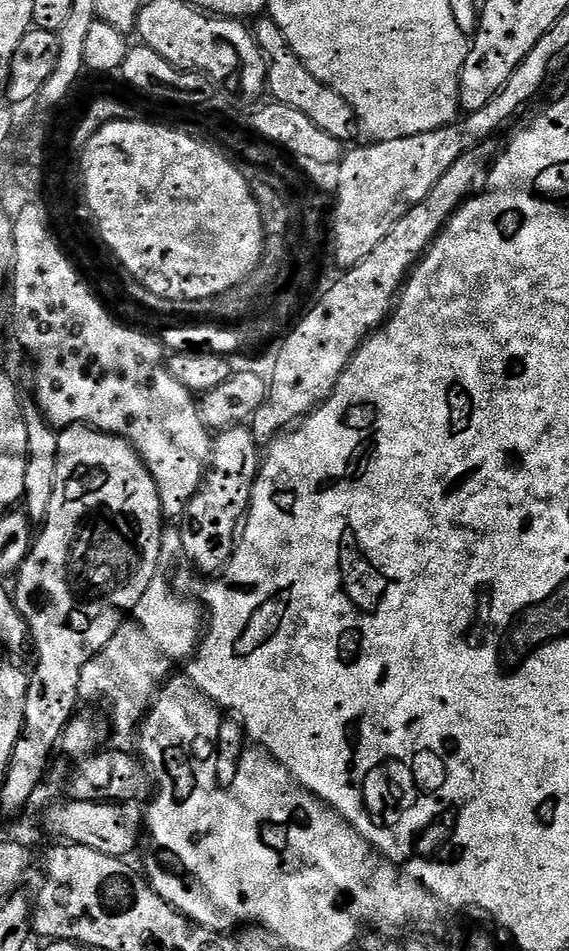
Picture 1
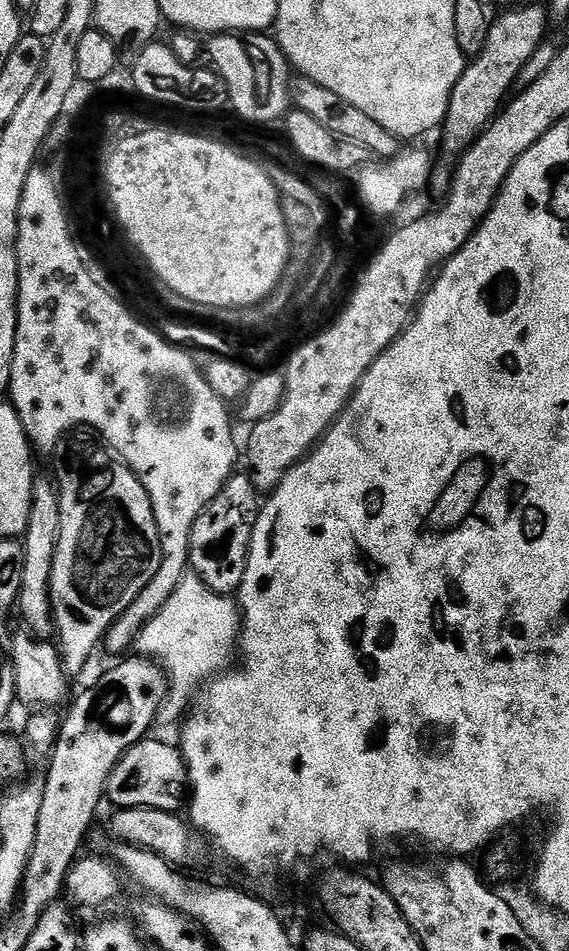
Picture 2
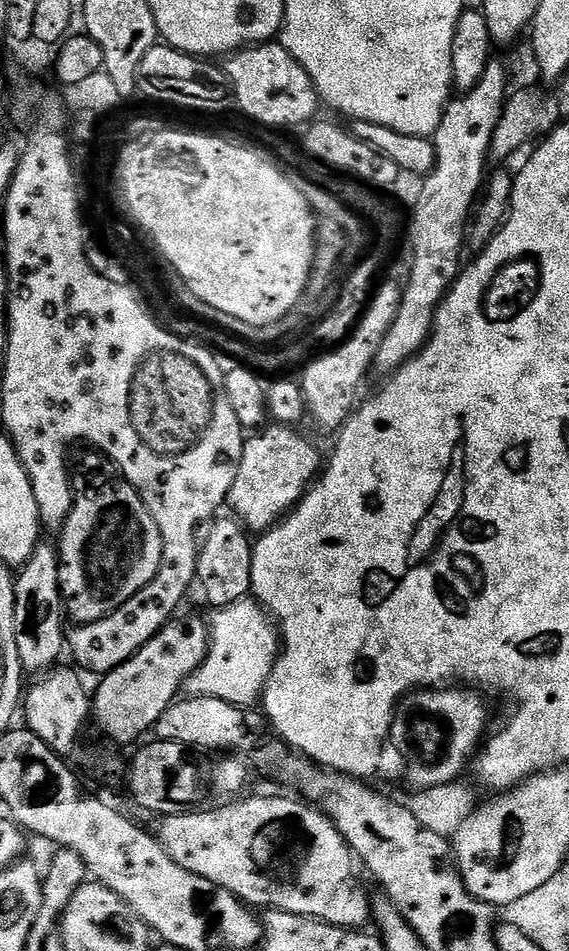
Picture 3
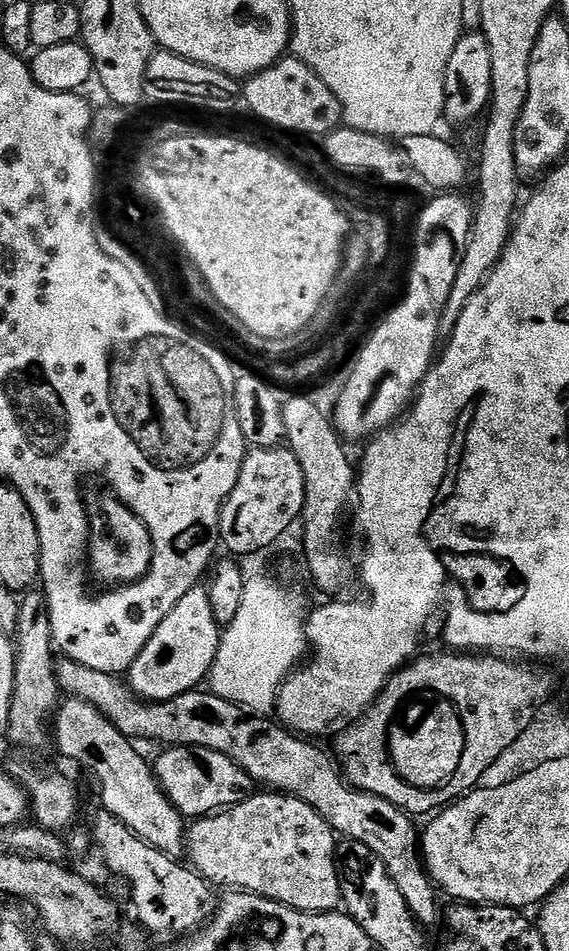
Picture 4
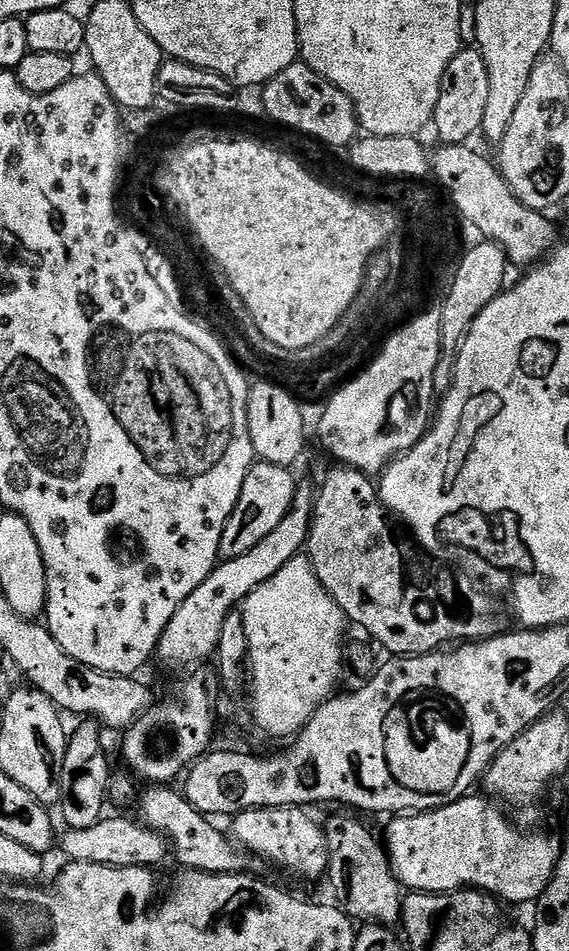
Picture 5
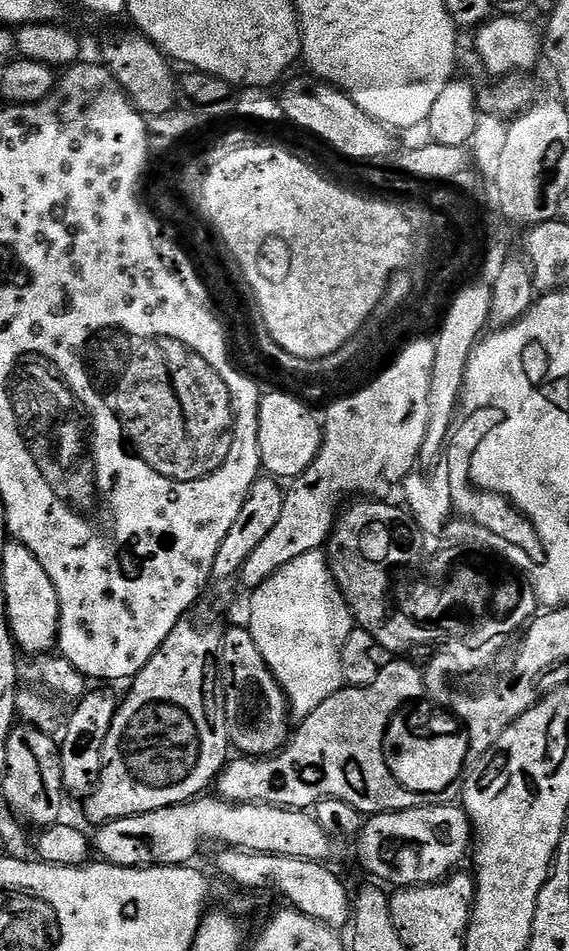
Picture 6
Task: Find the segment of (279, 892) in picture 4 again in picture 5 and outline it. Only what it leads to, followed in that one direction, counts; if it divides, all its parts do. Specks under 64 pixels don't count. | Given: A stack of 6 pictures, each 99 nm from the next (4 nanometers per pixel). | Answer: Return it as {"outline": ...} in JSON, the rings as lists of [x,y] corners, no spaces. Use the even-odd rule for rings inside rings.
{"outline":[[[300,806],[295,808],[251,808],[234,817],[231,821],[230,832],[241,848],[261,861],[269,860],[270,863],[277,864],[278,867],[285,868],[288,872],[293,872],[300,880],[316,880],[319,876],[321,879],[328,871],[328,847],[324,830],[319,823],[315,824],[304,812],[307,811]]]}

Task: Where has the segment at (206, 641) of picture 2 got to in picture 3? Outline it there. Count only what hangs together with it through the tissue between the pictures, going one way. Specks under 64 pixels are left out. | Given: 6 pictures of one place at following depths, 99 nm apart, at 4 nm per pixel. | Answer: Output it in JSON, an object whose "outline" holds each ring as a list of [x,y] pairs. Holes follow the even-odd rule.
{"outline":[[[252,598],[235,600],[230,606],[217,608],[211,614],[208,657],[194,674],[188,676],[183,691],[188,696],[222,698],[222,702],[251,709],[255,705],[252,703],[263,697],[264,688],[272,678],[276,657],[280,655],[282,641],[277,629],[269,613]]]}

